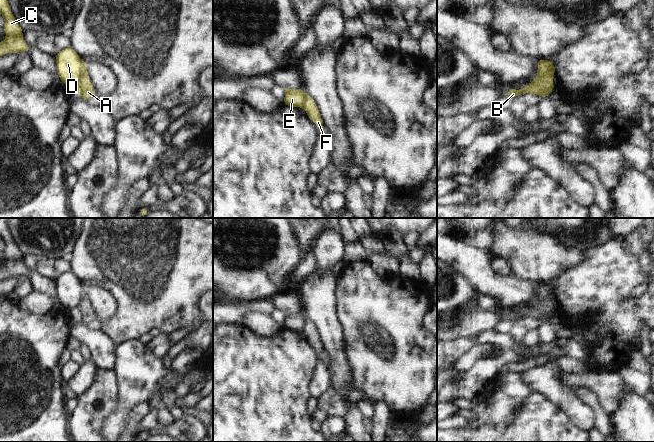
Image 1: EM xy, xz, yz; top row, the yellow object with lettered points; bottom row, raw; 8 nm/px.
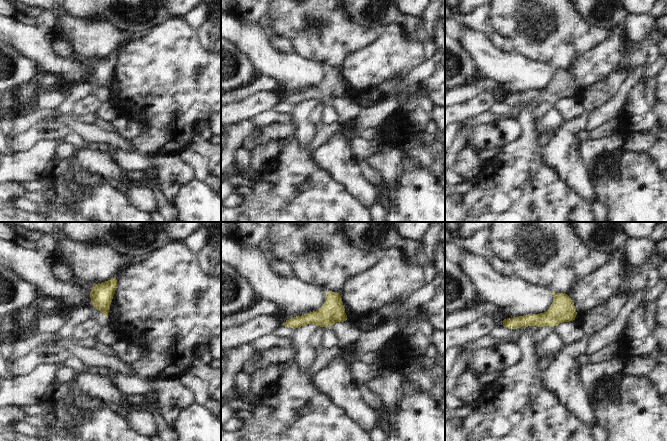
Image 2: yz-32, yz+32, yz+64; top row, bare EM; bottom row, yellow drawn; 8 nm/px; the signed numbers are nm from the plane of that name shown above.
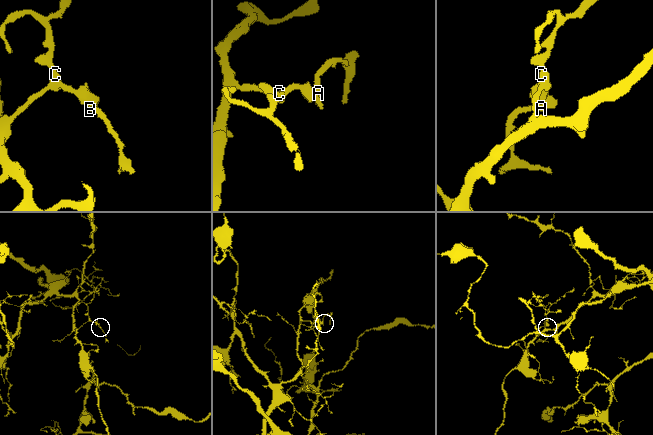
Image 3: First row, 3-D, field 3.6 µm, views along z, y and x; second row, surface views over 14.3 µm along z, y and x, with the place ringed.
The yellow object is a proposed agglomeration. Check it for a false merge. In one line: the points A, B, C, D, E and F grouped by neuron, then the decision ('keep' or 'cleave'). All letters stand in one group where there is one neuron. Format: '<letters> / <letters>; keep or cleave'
A B F / C D E; cleave

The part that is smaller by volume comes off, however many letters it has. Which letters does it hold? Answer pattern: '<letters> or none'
A, B, F

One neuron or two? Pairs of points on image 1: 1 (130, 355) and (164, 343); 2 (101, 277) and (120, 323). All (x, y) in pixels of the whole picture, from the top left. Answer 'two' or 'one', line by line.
1: two
2: one

